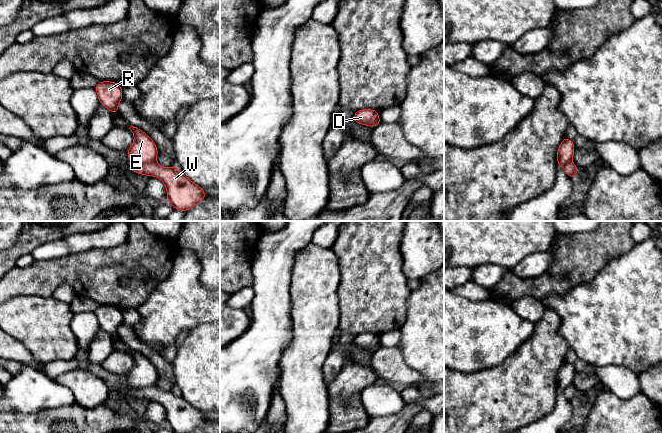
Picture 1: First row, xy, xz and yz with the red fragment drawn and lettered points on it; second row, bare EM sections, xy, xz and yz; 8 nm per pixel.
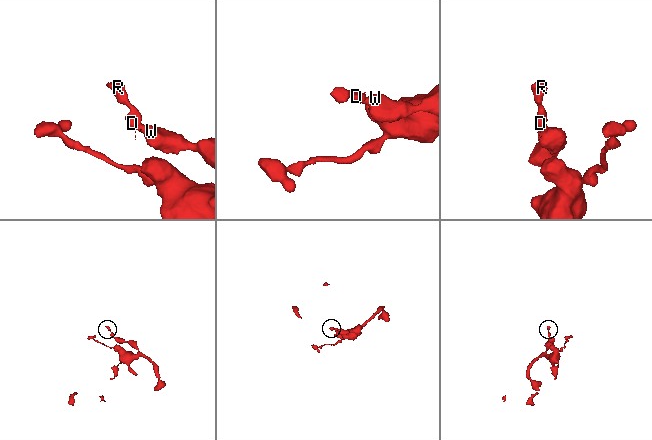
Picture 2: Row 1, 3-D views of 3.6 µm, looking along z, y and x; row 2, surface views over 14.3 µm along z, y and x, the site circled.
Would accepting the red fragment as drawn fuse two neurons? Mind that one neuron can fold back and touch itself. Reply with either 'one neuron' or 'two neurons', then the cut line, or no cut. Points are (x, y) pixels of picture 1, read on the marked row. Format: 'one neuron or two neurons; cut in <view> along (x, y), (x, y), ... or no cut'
two neurons; cut in xy along (155, 161), (133, 165)

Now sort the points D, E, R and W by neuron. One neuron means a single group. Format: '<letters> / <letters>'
D E R / W

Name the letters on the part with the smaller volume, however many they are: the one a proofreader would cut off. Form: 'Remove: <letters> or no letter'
Remove: D, E, R

